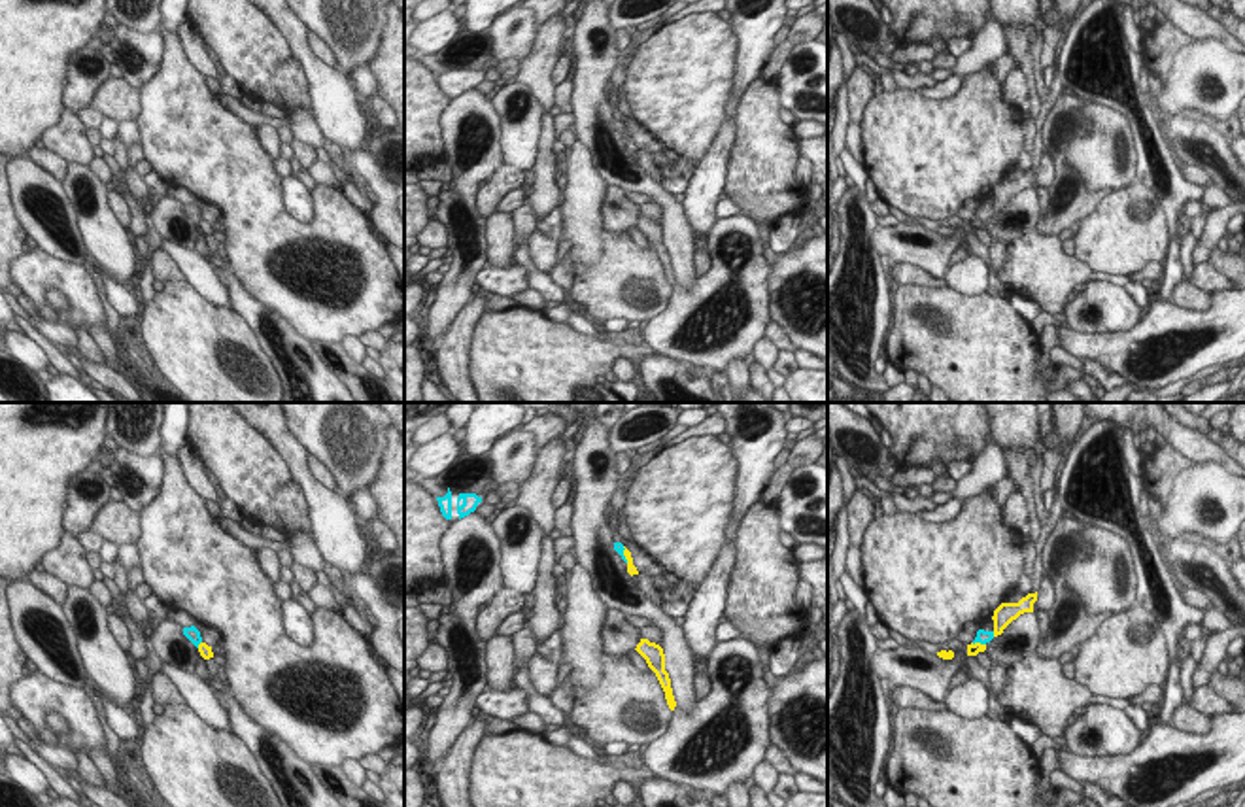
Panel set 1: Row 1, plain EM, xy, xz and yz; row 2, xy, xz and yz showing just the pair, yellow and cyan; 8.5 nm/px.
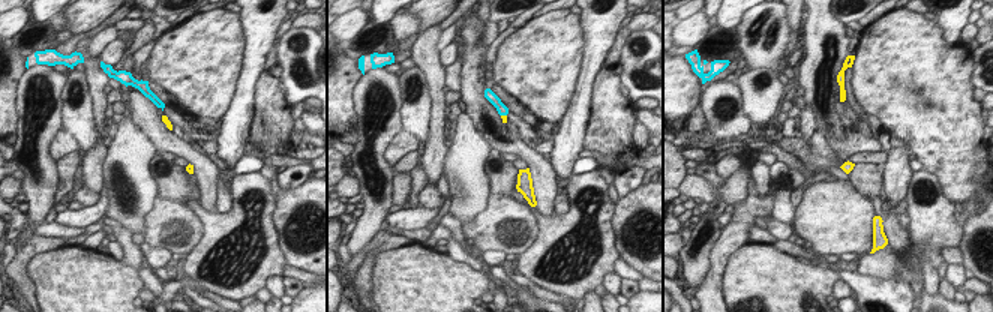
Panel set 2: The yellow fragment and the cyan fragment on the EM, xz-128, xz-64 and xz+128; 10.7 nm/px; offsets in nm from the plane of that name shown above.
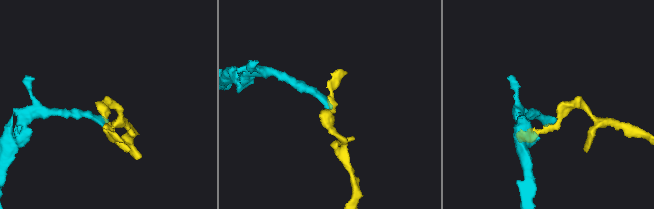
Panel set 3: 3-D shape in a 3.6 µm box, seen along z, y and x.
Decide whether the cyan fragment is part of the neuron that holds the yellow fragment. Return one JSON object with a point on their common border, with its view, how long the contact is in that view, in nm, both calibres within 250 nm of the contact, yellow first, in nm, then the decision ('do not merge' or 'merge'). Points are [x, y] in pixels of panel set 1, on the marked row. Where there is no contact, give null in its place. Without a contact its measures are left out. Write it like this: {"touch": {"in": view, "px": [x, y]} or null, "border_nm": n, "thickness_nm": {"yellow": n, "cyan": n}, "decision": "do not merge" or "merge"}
{"touch": {"in": "yz", "px": [994, 634]}, "border_nm": 50, "thickness_nm": {"yellow": 180, "cyan": 120}, "decision": "do not merge"}

